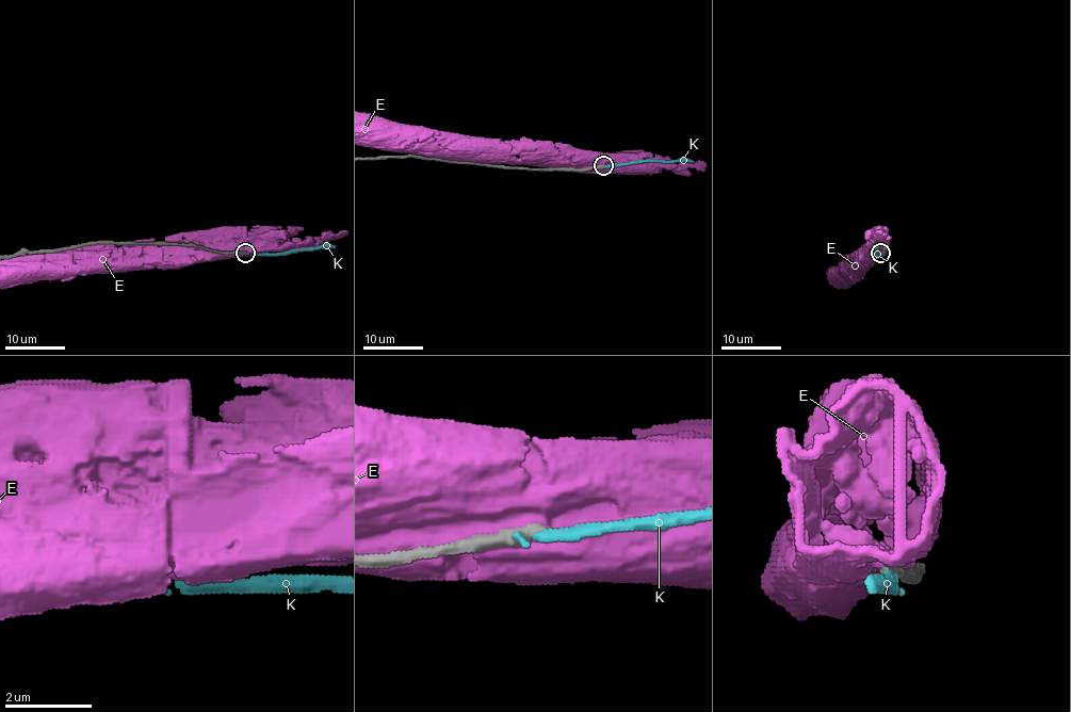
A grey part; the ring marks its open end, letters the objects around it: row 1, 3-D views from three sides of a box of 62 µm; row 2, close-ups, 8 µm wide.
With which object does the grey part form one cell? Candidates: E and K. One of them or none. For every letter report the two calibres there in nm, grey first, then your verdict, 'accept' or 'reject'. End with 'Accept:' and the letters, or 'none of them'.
E: calibres 400 and 950 nm; reject
K: calibres 300 and 280 nm; reject
Accept: none of them

